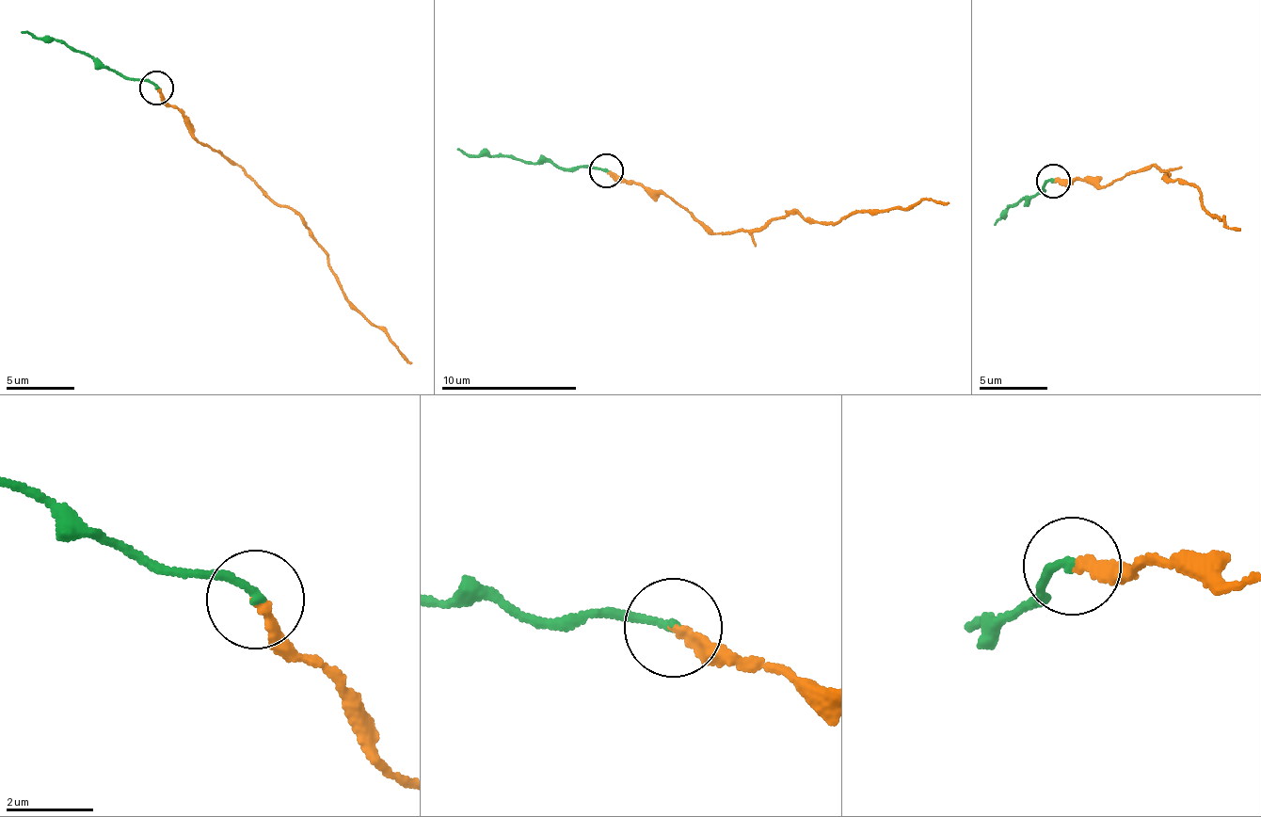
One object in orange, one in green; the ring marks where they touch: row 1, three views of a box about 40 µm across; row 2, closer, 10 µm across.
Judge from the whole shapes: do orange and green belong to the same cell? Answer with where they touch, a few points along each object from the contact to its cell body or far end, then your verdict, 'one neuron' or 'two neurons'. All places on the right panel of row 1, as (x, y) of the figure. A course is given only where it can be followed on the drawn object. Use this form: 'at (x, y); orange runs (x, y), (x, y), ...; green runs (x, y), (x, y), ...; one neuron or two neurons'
at (1053, 181); orange runs (1052, 181), (1070, 183), (1077, 177), (1102, 187), (1154, 164), (1169, 178), (1200, 189), (1203, 208), (1238, 231); green runs (1052, 181), (1039, 196), (1011, 206), (996, 224); one neuron

